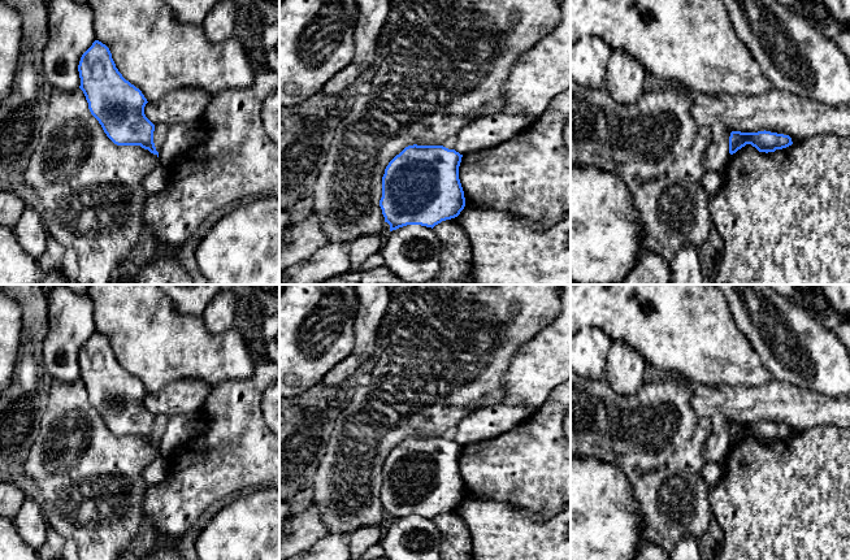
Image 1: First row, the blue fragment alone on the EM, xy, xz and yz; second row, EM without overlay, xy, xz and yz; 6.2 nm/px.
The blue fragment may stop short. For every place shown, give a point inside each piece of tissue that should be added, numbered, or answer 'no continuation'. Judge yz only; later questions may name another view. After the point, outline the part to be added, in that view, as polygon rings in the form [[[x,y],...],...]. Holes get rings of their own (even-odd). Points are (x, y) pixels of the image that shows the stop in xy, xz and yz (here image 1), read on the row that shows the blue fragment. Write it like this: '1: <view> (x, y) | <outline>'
no continuation

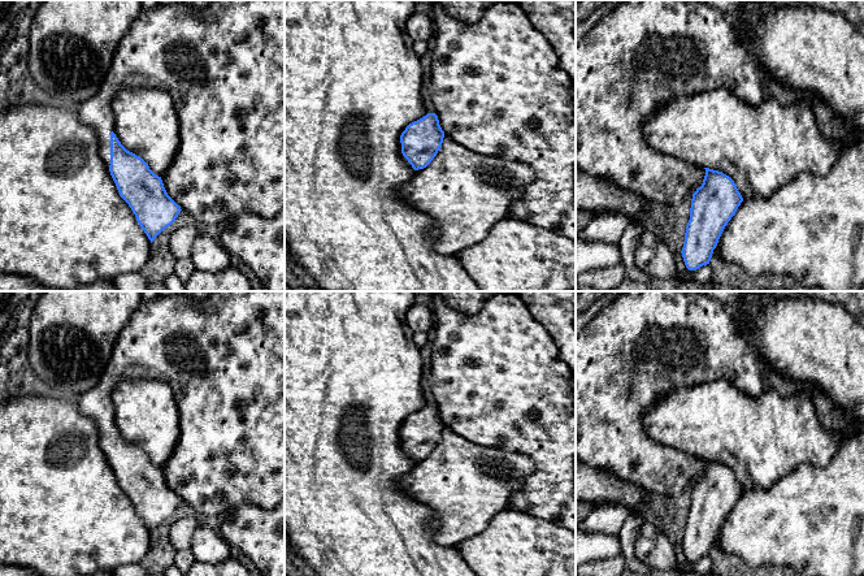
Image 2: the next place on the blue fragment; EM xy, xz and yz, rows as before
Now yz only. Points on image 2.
no continuation

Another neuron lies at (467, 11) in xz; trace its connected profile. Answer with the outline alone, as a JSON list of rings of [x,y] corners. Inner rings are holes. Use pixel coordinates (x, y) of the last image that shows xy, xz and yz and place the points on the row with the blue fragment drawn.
[[[433,0],[444,8],[448,16],[464,22],[477,22],[486,7],[508,0]]]

